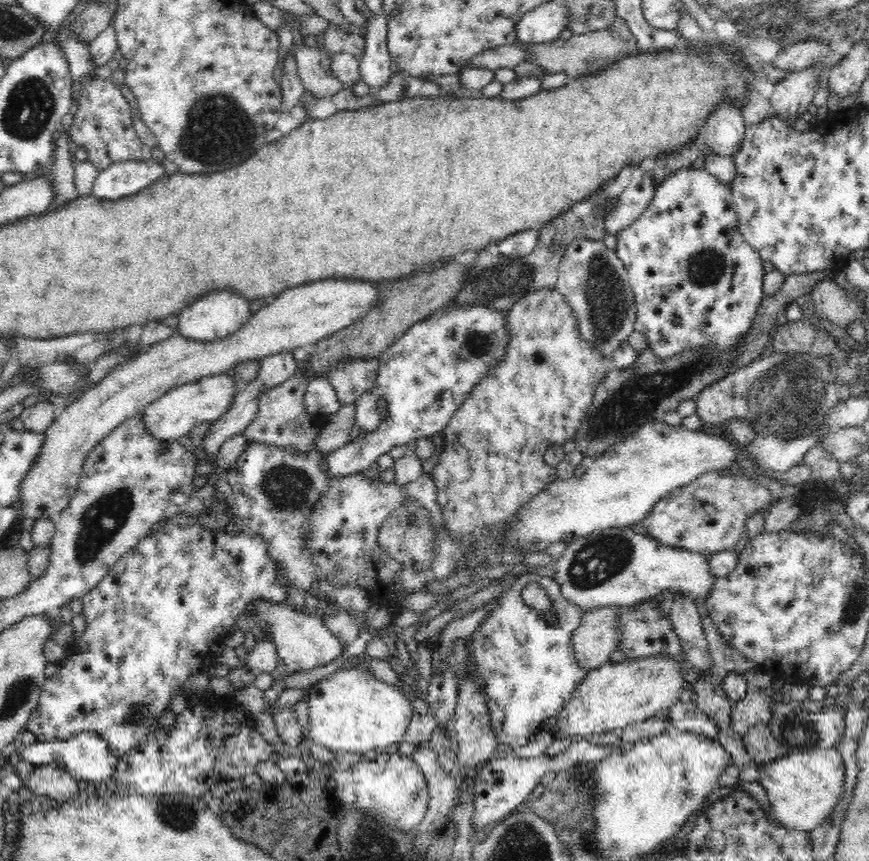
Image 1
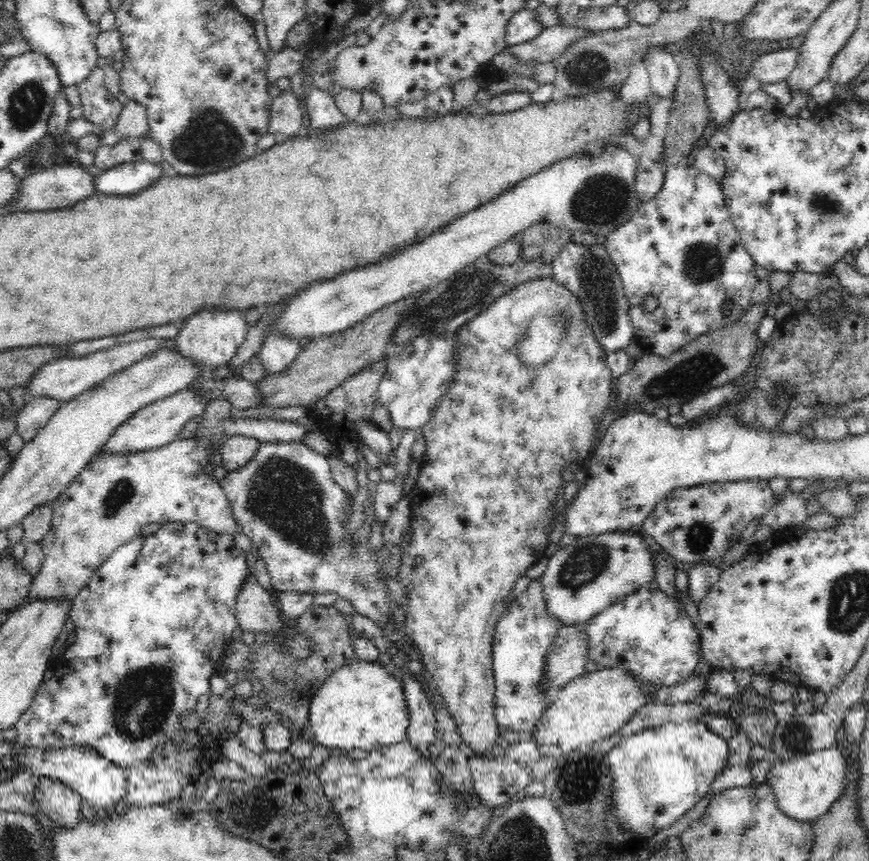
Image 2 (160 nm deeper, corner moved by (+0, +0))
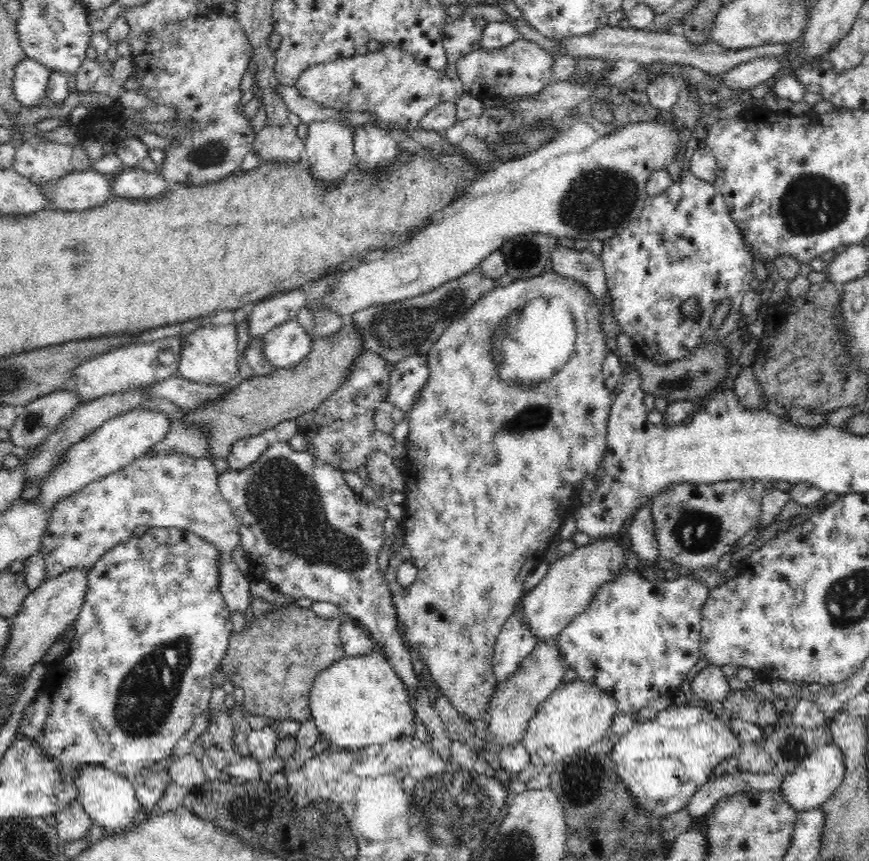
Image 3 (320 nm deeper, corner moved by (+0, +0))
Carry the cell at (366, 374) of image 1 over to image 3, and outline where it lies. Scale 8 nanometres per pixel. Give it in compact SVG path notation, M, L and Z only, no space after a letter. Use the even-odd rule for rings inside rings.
M364 351L361 355L368 356L368 366L372 368L370 370L372 384L362 390L356 390L352 384L344 382L324 402L321 402L318 408L308 412L306 418L301 420L301 427L298 428L298 432L308 440L307 451L343 473L357 472L376 450L381 450L394 459L404 458L406 452L403 443L396 441L392 435L379 434L373 421L374 414L386 401L394 365L372 351Z

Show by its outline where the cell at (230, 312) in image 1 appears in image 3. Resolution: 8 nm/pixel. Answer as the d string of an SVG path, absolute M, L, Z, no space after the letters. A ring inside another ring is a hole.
M234 323L200 326L183 338L182 354L177 373L180 377L200 385L217 386L237 381L239 373L238 337Z

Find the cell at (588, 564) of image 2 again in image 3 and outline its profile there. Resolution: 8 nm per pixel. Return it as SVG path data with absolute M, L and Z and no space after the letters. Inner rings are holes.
M600 538L591 542L561 559L550 562L547 575L521 597L521 611L529 631L540 643L548 639L556 639L560 631L572 622L572 619L592 602L594 593L601 584L613 581L620 571L628 569L624 562L625 546L614 539L602 541Z

